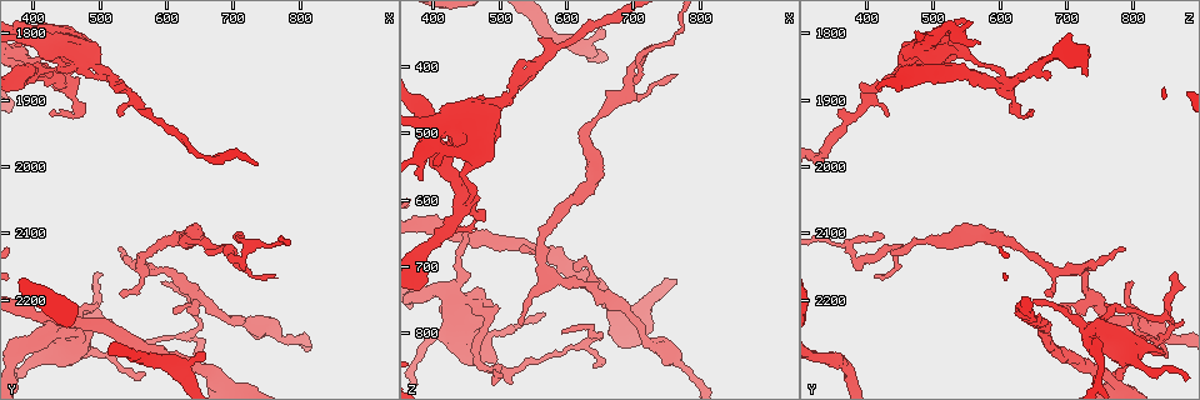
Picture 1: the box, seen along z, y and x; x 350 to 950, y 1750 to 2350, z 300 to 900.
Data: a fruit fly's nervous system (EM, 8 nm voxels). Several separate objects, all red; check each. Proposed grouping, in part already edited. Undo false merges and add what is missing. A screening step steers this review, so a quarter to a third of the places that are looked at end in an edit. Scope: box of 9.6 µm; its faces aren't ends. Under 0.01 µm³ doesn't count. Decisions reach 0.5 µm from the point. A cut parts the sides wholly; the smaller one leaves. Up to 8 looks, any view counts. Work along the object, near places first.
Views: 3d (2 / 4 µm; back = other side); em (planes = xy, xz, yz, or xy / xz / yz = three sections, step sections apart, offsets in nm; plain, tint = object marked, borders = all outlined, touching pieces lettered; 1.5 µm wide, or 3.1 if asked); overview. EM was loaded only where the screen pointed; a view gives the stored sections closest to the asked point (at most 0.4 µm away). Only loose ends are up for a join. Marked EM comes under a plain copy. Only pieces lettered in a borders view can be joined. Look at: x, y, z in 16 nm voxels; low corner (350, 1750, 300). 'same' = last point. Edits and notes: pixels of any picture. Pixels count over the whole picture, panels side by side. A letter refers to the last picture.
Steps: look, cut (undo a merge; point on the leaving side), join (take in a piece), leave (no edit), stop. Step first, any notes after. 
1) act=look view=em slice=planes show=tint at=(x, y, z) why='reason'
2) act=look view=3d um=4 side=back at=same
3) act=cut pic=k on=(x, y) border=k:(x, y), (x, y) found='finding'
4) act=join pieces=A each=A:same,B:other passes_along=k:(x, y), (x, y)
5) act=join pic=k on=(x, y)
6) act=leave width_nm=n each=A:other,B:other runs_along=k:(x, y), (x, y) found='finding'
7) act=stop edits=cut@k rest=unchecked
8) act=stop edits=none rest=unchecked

act=look view=3d um=4 at=(560, 1915, 360) why='tapers out'

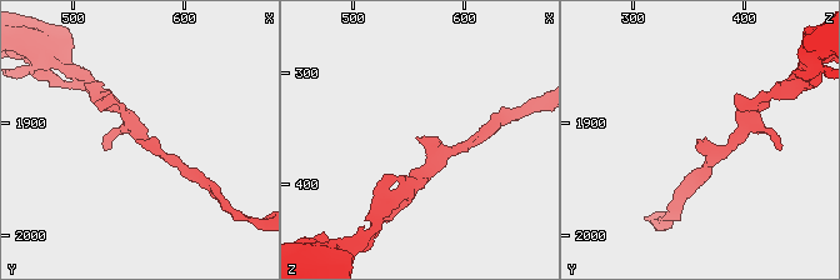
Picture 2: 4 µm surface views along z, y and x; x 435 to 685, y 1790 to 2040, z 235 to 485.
act=look view=em slice=planes show=borders at=(558, 1914, 358) why='need the tissue'

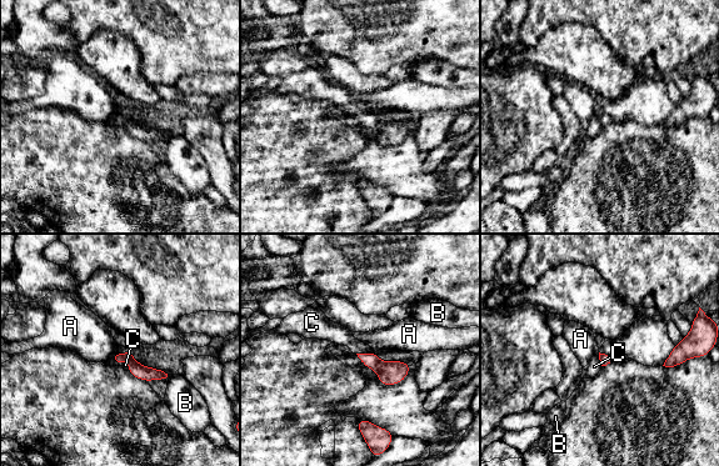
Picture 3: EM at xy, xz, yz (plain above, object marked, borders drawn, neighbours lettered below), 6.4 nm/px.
act=join pieces=C each=A:other,B:other,C:same passes_along=3:(389, 372), (364, 354), (334, 332) found='the neuron continues'

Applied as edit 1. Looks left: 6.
act=look view=overview

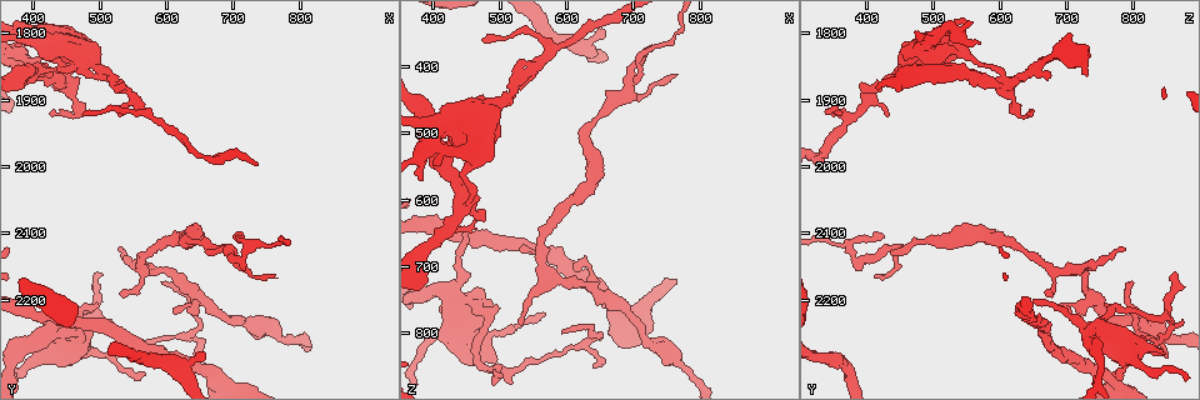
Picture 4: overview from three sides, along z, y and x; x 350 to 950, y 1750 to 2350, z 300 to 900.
act=look view=3d um=2 at=(485, 2210, 775) why='sharp bend'

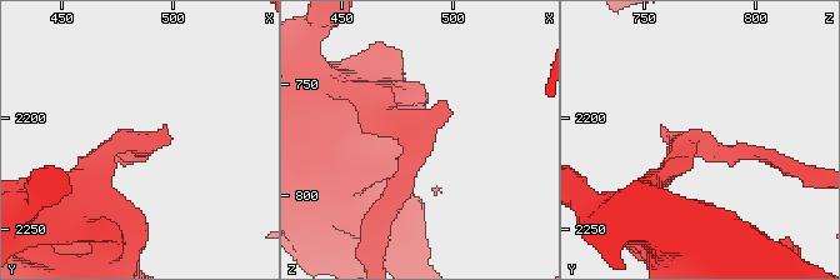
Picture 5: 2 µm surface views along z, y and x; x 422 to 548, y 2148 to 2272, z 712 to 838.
act=look view=em slice=planes show=tint at=(480, 2210, 771)

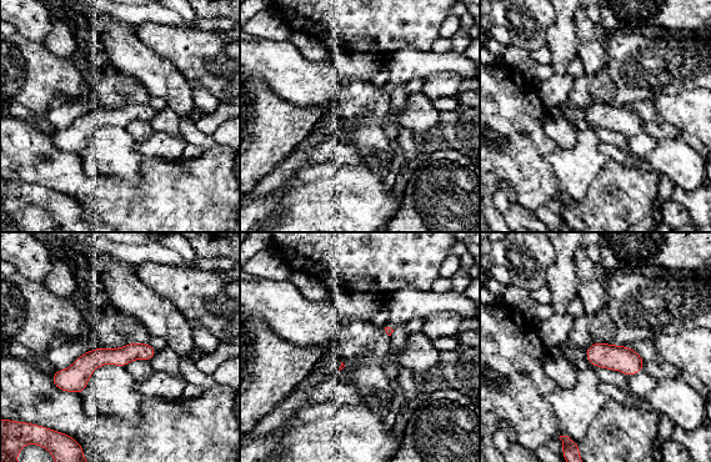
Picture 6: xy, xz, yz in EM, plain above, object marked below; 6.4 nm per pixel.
act=look view=em slice=planes show=borders at=same

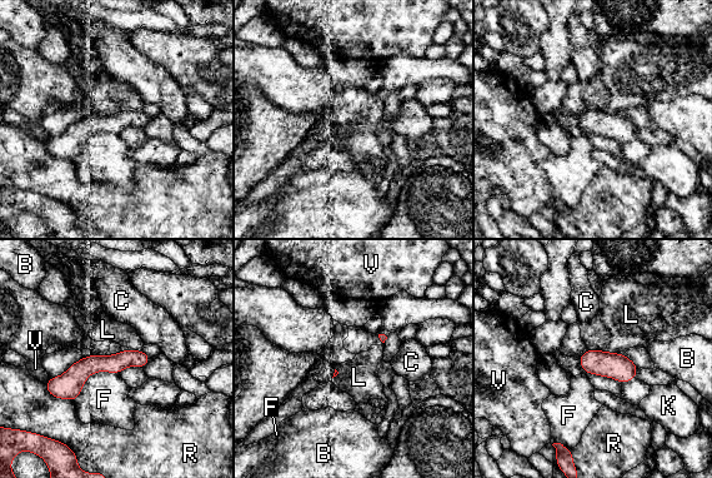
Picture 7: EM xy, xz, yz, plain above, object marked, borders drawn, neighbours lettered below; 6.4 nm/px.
act=leave width_nm=20 each=B:other,C:other,F:other,K:other,L:other,R:other,V:other found='all the same neuron'

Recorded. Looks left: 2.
act=look view=em slice=planes show=tint at=(565, 2310, 770) why='an open end'

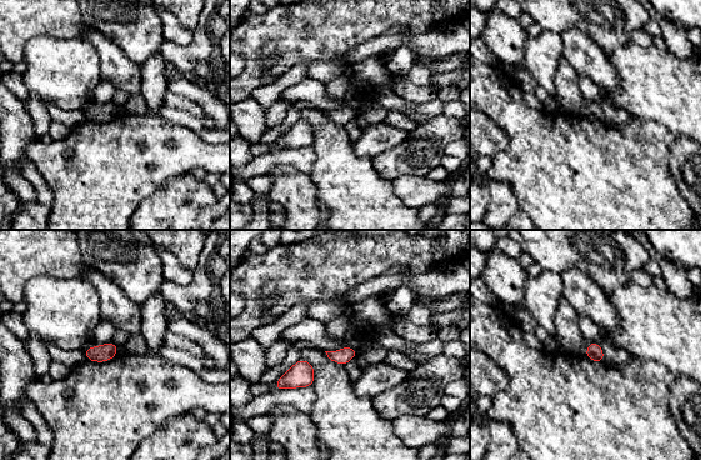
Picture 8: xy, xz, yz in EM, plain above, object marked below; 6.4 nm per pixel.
act=look view=em slice=planes show=borders at=same

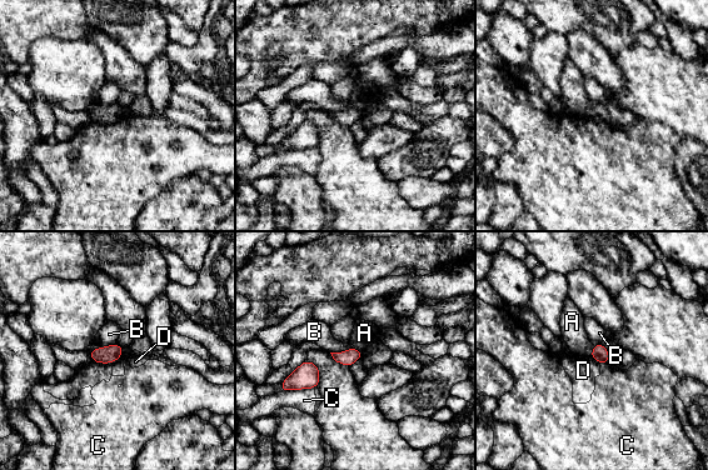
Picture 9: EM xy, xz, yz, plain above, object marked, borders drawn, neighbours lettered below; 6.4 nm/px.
act=leave width_nm=100 each=A:other,B:other,C:other,D:other border=9:(350, 345), (363, 353) found='none of them fits'

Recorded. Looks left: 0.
act=stop edits=join@3 rest=unchecked

